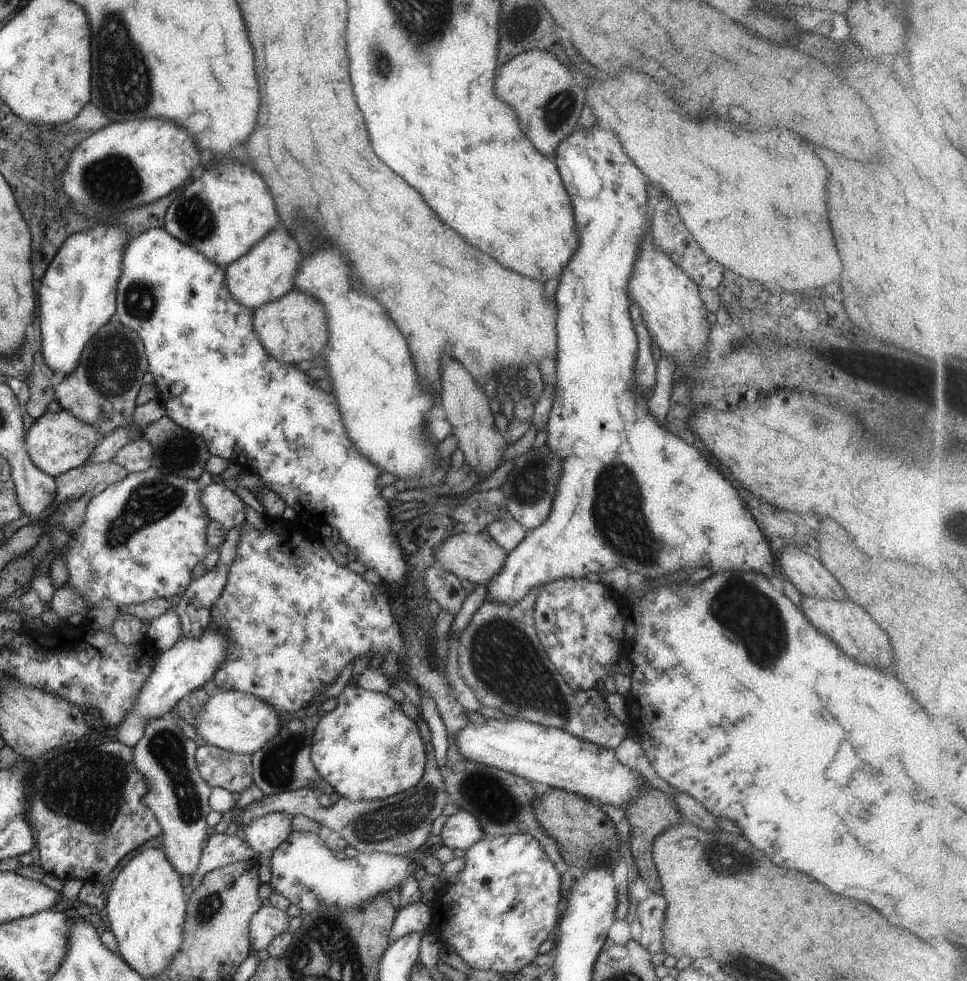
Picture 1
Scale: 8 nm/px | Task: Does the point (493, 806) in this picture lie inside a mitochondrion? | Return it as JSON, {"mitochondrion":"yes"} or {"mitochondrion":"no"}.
{"mitochondrion":"yes"}

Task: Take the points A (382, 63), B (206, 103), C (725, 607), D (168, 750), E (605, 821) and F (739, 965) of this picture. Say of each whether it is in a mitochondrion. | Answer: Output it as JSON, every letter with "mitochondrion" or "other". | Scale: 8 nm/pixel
{"A":"mitochondrion","B":"other","C":"mitochondrion","D":"mitochondrion","E":"other","F":"mitochondrion"}

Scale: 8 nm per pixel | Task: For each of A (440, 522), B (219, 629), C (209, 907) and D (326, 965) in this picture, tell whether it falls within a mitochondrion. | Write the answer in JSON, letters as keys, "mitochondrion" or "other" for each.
{"A":"other","B":"other","C":"mitochondrion","D":"mitochondrion"}

